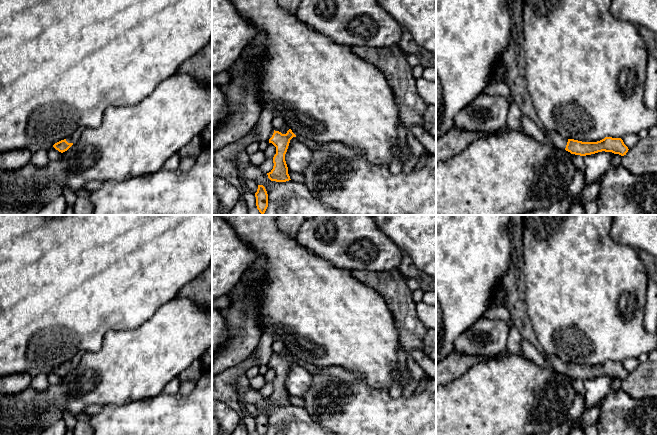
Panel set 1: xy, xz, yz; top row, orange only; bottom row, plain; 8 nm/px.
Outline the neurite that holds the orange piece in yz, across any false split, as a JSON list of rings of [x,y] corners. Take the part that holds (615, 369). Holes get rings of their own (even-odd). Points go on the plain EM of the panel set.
[[[548,354],[546,362],[555,371],[580,380],[591,379],[602,375],[624,380],[629,374],[621,362],[605,361],[597,366],[582,366],[574,363],[563,362],[558,357]]]

